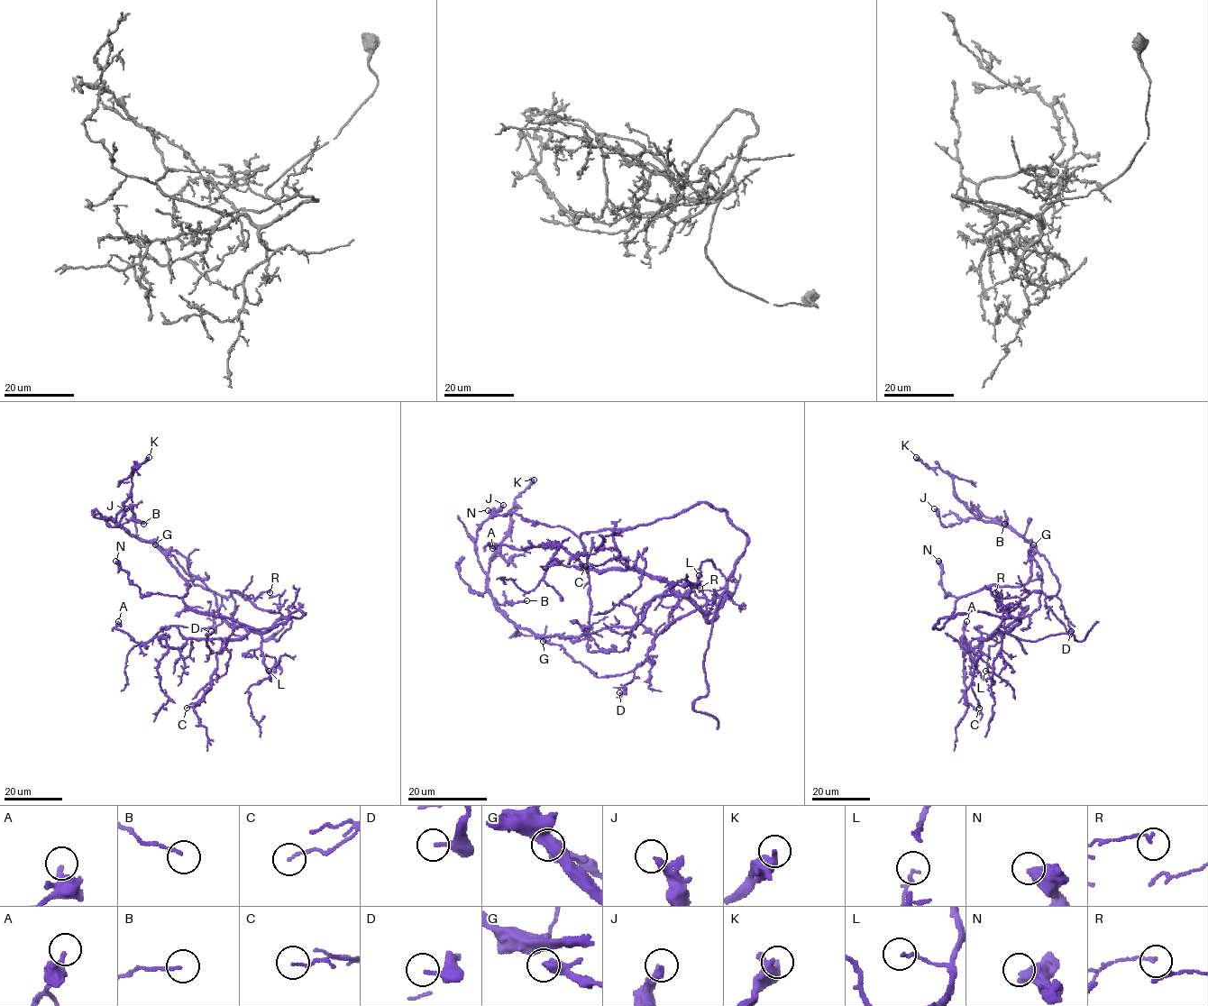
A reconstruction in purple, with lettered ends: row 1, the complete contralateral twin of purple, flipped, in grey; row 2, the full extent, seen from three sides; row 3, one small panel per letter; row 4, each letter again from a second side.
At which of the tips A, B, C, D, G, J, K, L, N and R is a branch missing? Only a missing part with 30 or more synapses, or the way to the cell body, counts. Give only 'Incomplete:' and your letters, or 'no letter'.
Incomplete: no letter

